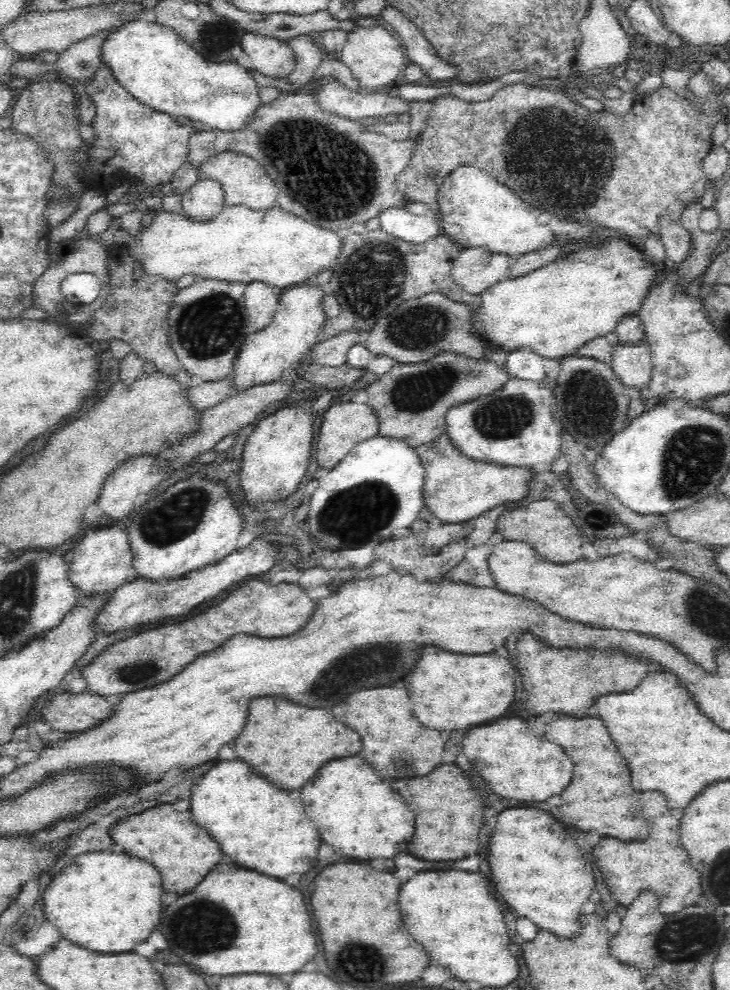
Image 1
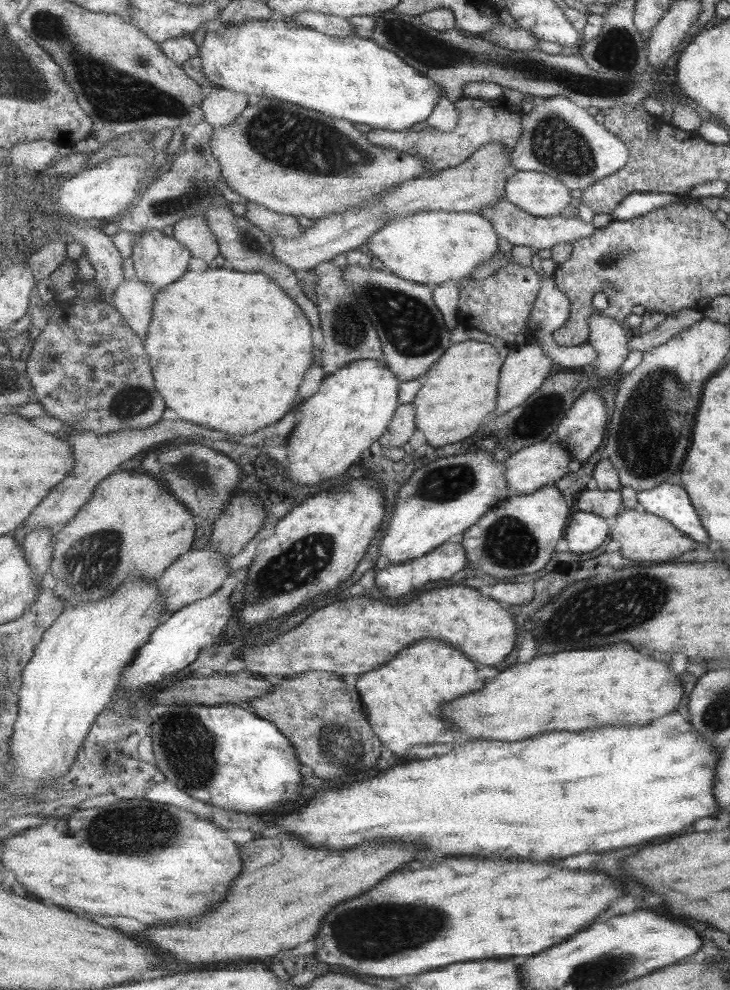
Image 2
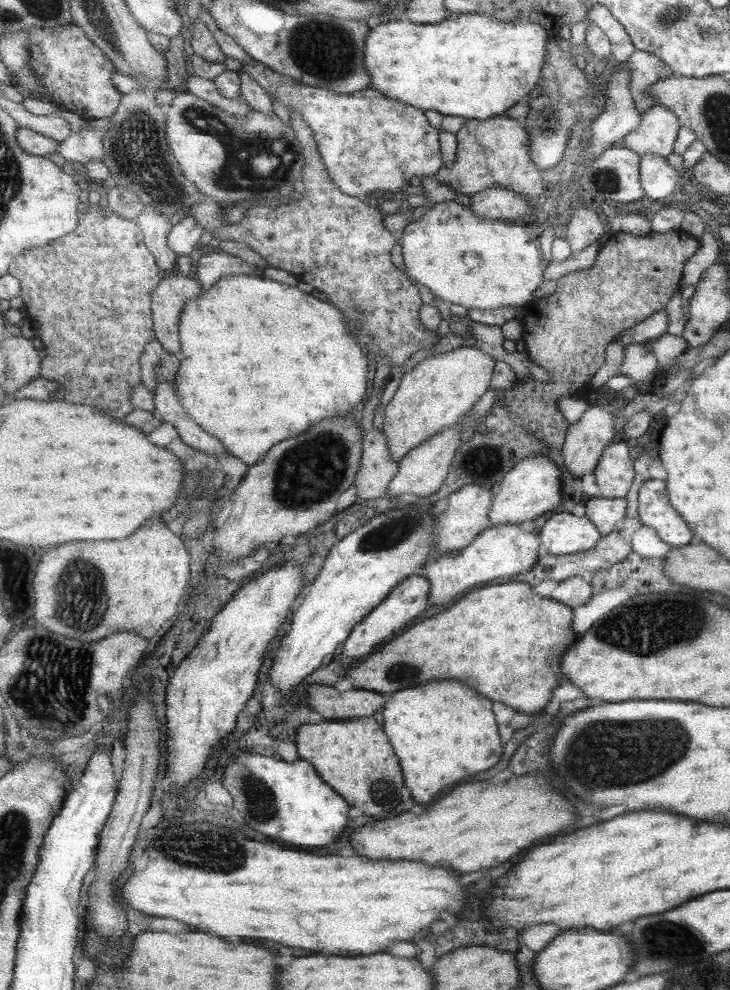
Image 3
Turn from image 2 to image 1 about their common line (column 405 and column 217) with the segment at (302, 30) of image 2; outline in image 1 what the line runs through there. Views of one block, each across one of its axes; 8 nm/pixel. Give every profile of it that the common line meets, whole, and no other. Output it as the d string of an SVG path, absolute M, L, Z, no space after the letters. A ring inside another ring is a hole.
M126 22L110 34L102 46L102 64L104 62L116 74L116 80L142 104L172 118L190 118L208 130L240 132L262 108L260 90L246 72L244 62L204 60L176 30L156 22Z

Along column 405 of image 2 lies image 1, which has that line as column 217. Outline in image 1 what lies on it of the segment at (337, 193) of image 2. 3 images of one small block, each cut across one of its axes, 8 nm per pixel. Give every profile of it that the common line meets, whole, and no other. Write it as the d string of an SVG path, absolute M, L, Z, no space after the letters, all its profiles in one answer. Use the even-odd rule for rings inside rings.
M220 152L216 156L212 156L210 160L206 160L200 168L198 168L198 176L200 182L204 180L216 180L220 182L222 190L224 190L224 198L226 198L226 206L248 206L250 210L268 210L274 204L278 204L278 196L280 190L276 188L278 184L270 178L270 174L266 172L266 168L260 166L260 162L248 154L240 154L240 152Z

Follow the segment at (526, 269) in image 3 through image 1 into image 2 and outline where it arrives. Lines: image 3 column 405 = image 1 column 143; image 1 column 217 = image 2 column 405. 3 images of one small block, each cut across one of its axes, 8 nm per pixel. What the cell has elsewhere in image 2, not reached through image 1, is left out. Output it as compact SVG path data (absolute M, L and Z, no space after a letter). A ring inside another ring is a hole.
M419 212L389 222L379 234L369 238L365 250L373 254L381 268L393 274L419 282L423 286L443 286L445 282L459 282L471 278L471 272L485 260L501 252L501 236L495 222L483 214L457 214L457 212Z

